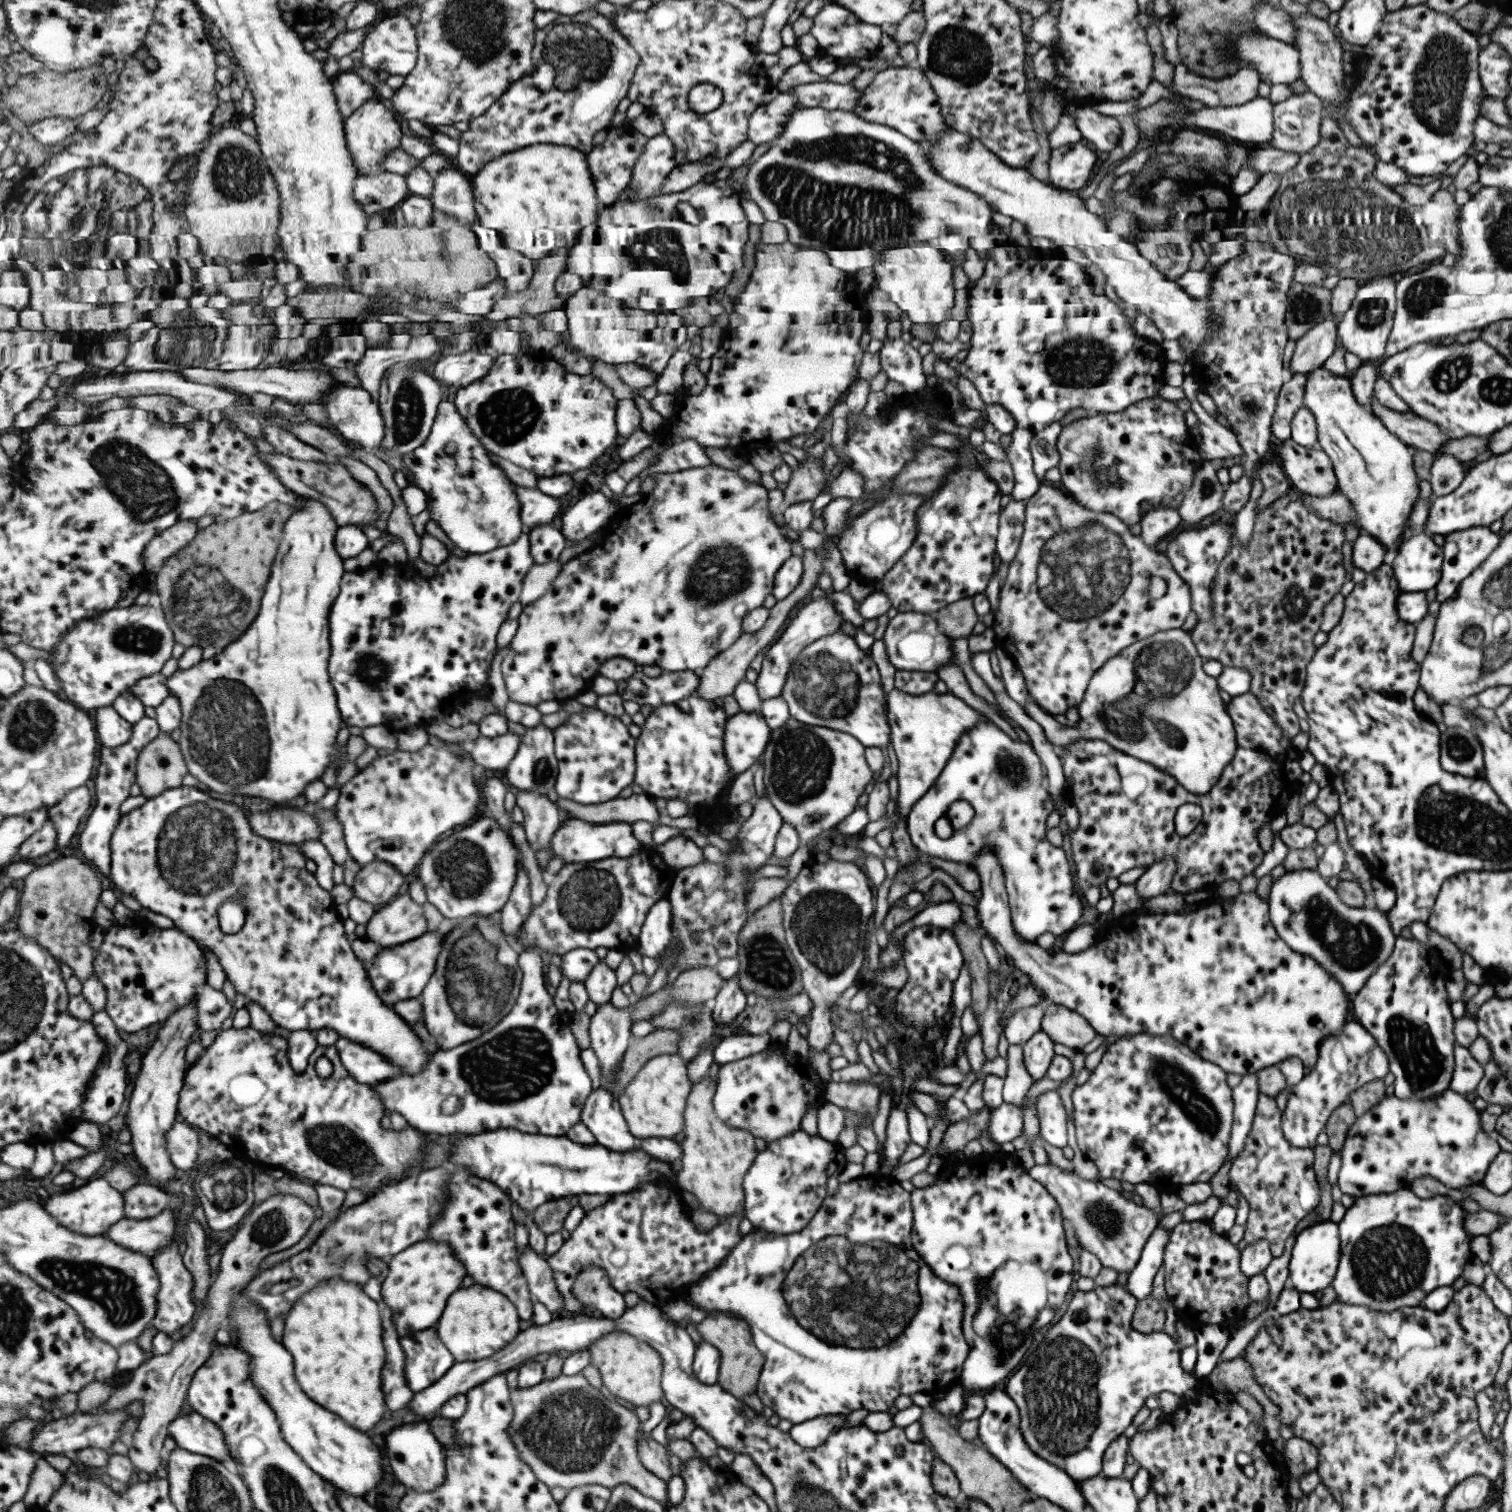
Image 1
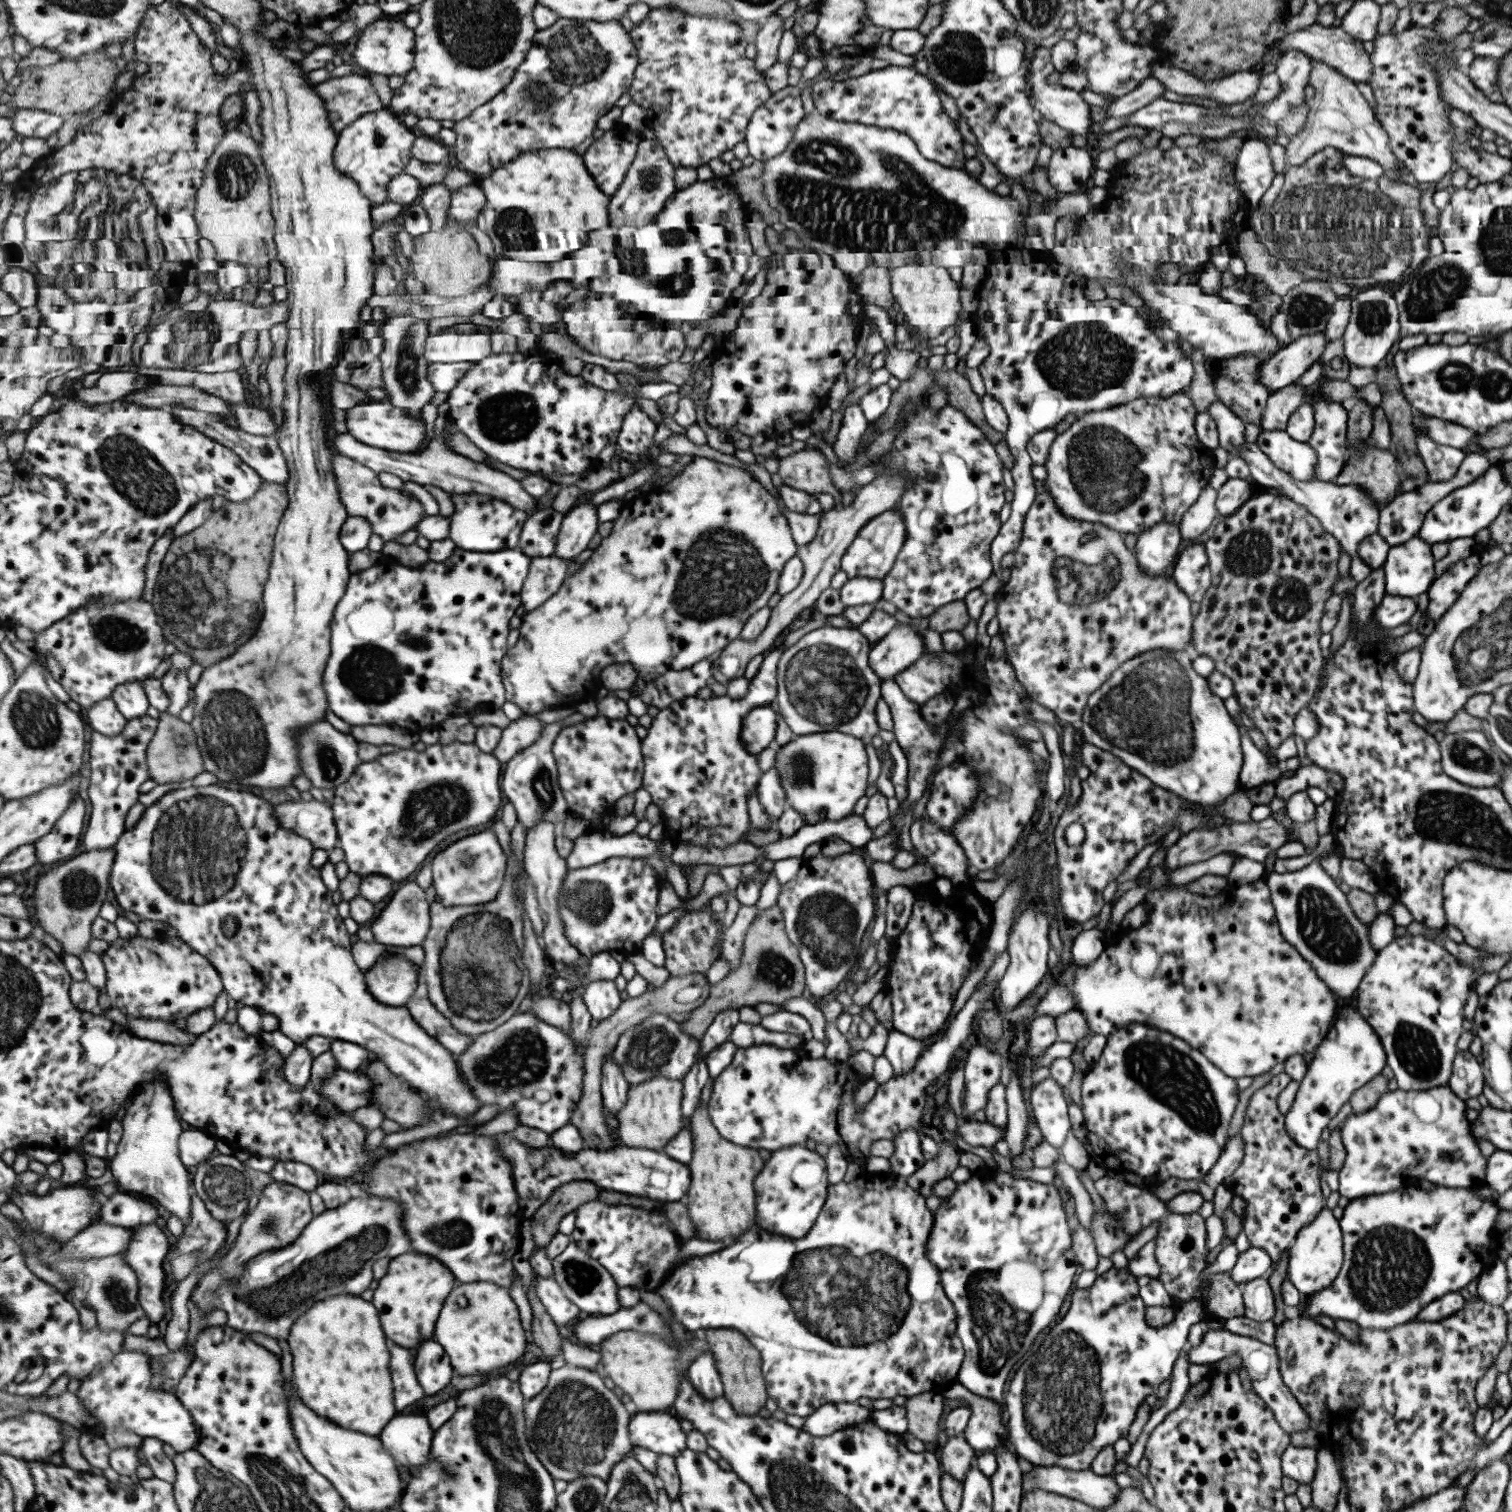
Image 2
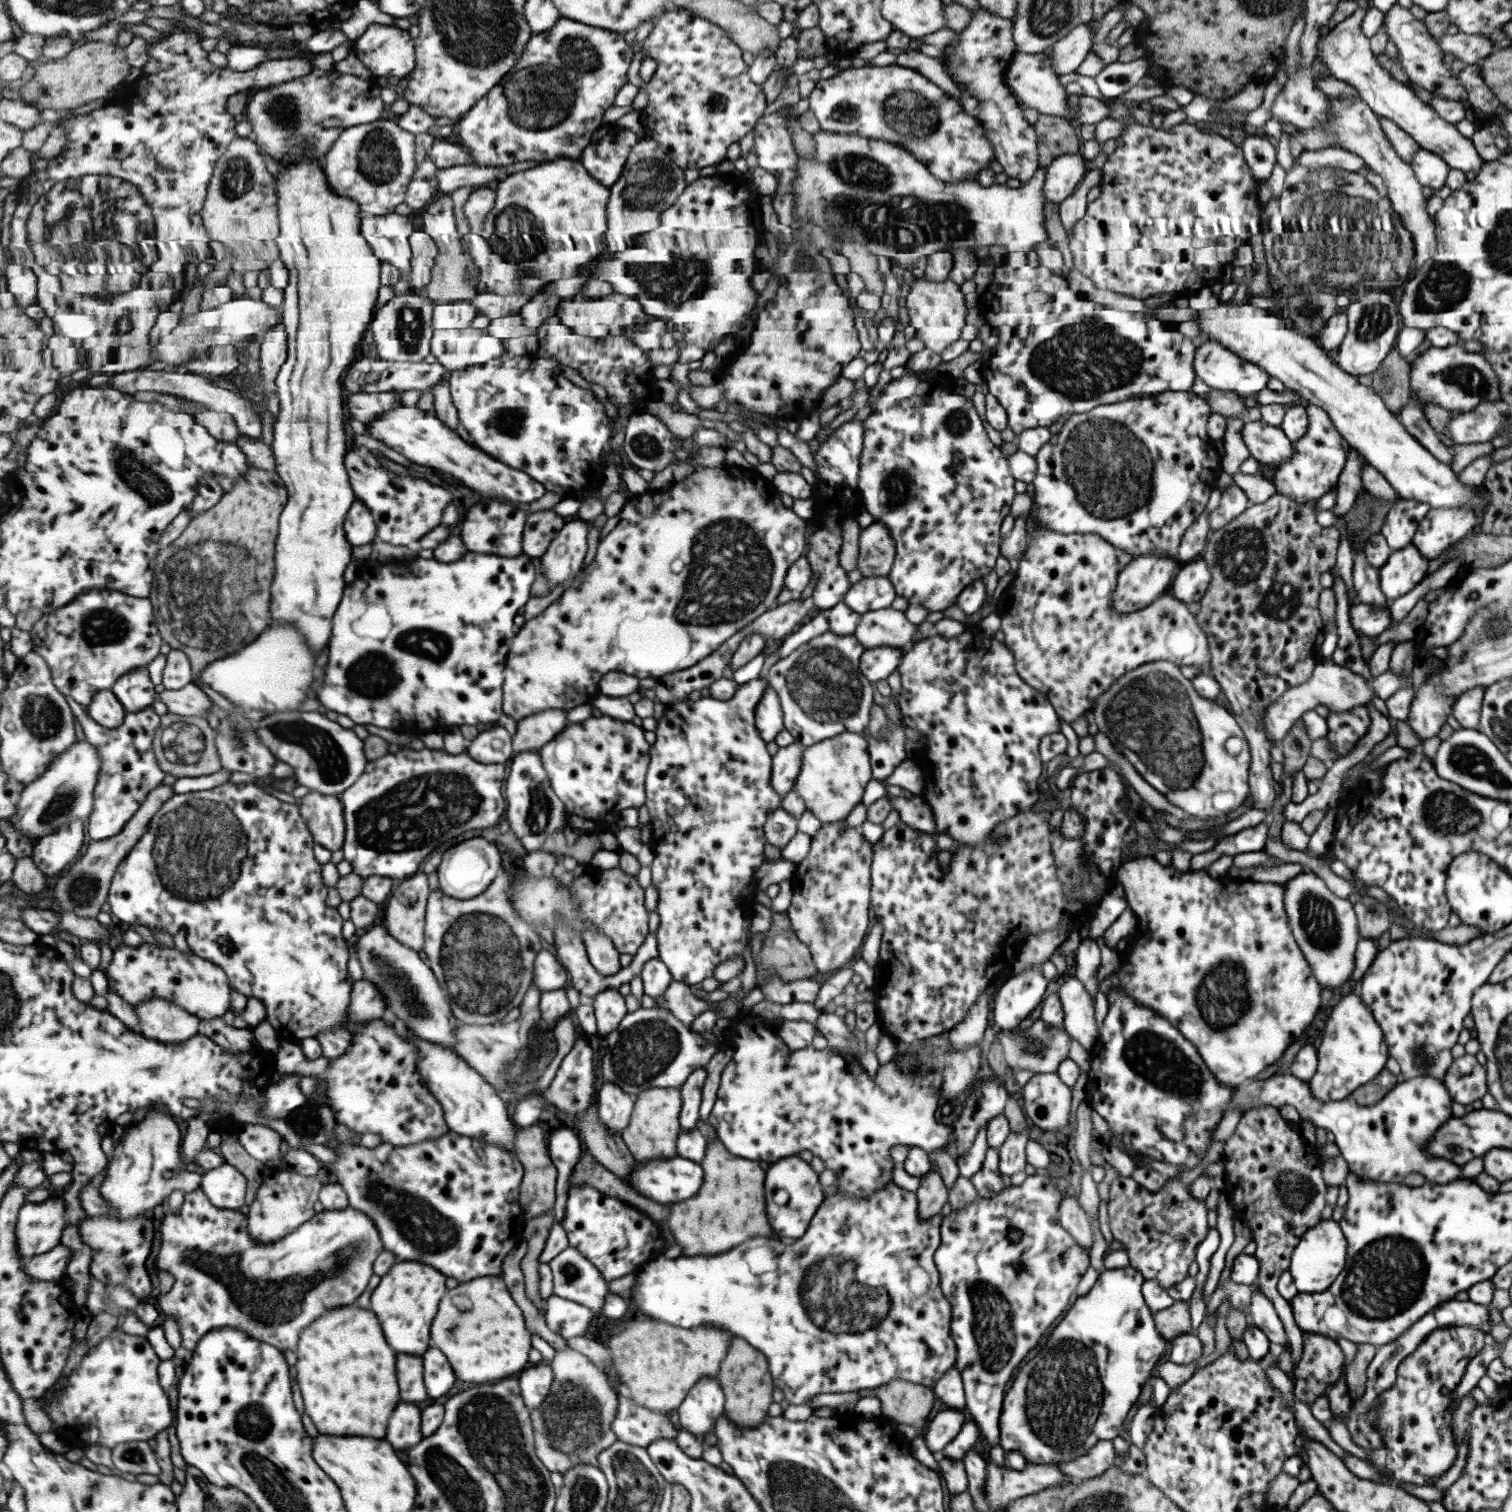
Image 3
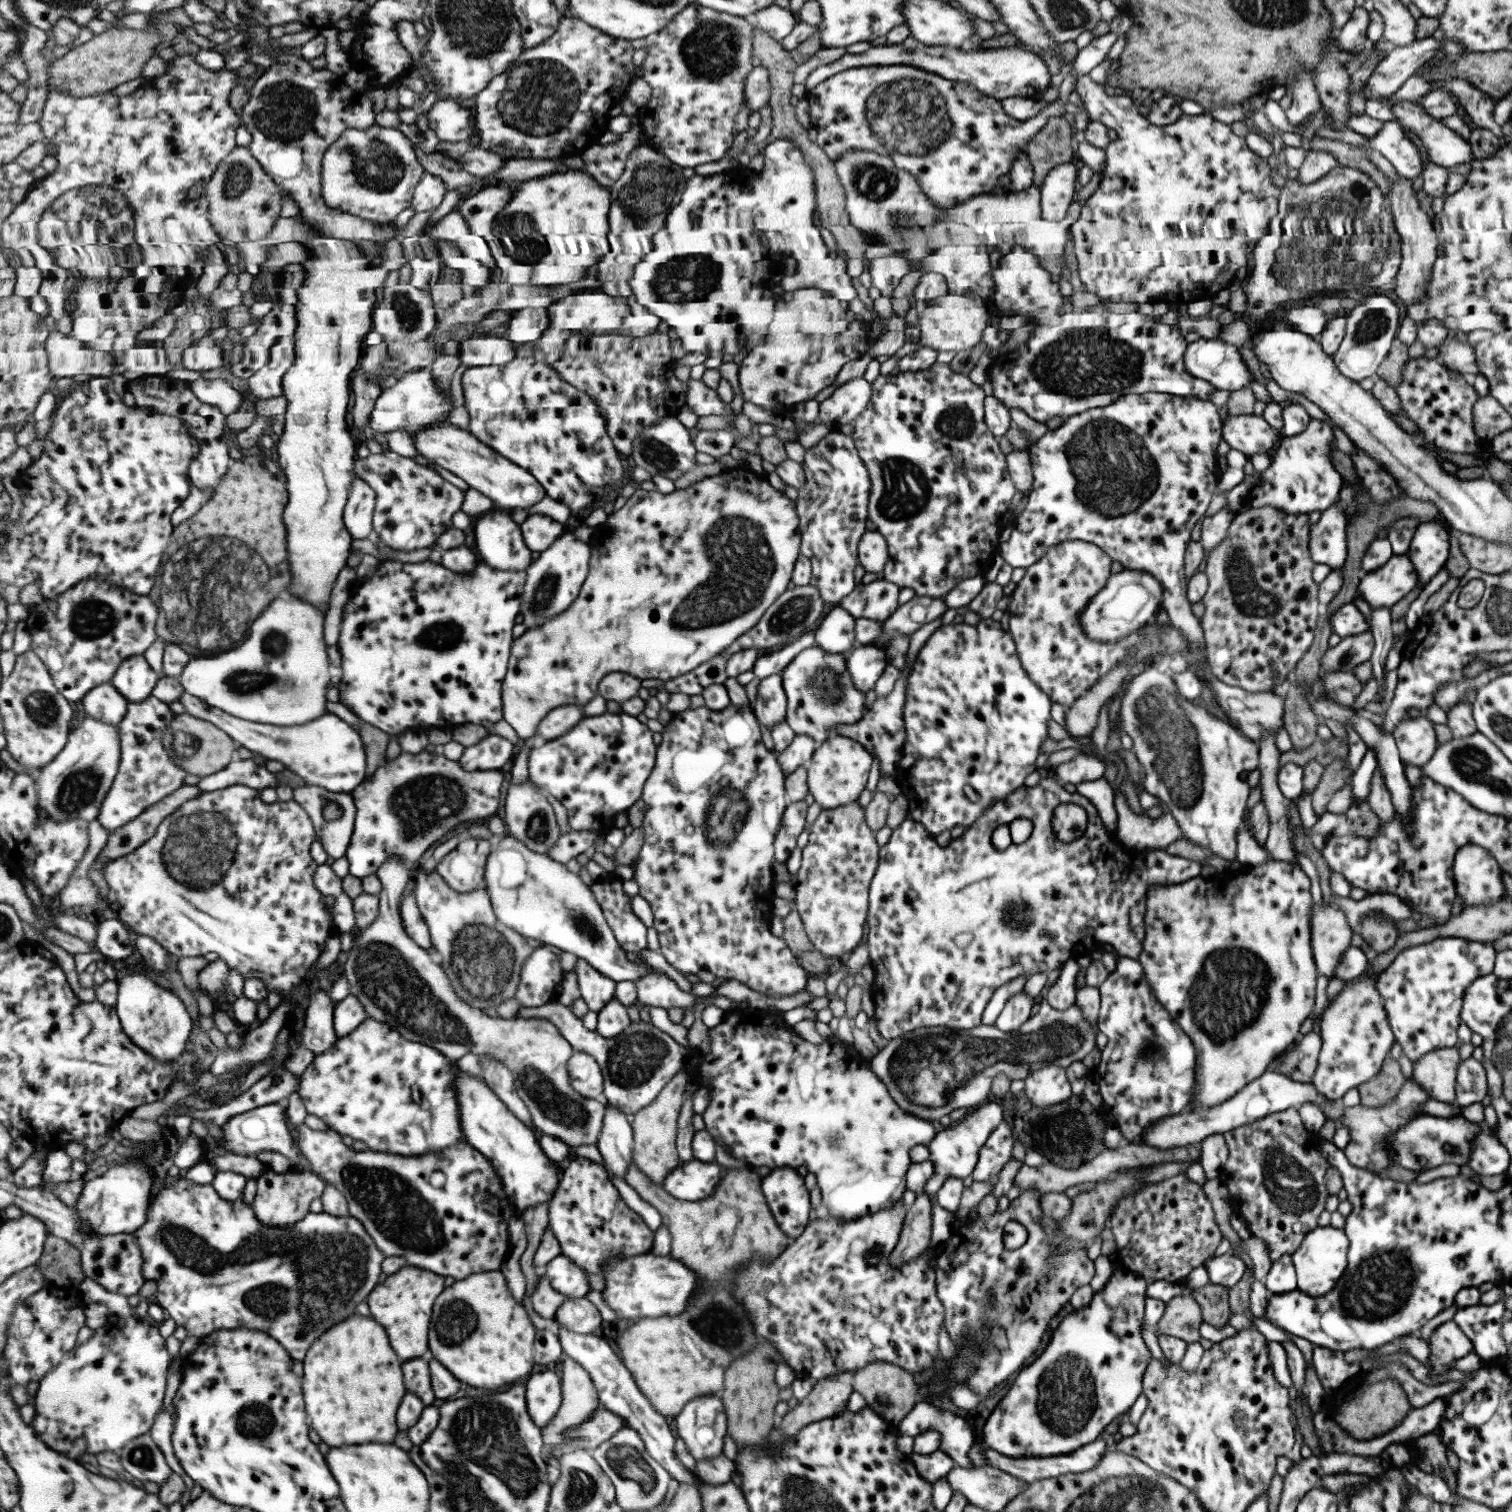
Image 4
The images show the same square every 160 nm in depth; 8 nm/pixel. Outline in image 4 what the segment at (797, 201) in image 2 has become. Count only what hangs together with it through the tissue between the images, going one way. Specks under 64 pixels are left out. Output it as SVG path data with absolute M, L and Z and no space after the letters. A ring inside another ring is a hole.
M847 151L832 163L844 190L844 209L849 224L876 236L879 244L888 246L893 252L905 252L911 246L932 251L949 245L985 245L992 249L1006 242L1021 246L1037 256L1040 264L1049 269L1051 282L1058 284L1059 278L1066 273L1063 244L1067 242L1068 228L1079 217L1081 208L1075 198L1061 220L1041 218L1040 187L1033 183L1025 190L1011 193L976 194L963 202L940 209L923 194L915 177L894 165L889 154Z

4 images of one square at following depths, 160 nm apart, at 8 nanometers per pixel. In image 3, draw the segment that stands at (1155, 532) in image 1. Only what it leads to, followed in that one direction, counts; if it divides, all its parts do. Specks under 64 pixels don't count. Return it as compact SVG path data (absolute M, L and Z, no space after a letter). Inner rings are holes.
M1145 553L1132 557L1132 560L1116 575L1115 588L1111 595L1114 611L1130 613L1147 606L1156 596L1169 589L1169 584L1178 567L1177 559L1161 553Z

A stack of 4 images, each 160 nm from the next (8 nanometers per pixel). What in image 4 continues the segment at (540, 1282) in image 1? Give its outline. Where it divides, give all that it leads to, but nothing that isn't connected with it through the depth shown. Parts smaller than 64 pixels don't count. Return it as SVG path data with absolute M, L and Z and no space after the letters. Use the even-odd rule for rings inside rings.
M587 1297L567 1299L558 1309L555 1321L559 1328L566 1326L579 1334L591 1334L601 1326L604 1318L594 1302Z

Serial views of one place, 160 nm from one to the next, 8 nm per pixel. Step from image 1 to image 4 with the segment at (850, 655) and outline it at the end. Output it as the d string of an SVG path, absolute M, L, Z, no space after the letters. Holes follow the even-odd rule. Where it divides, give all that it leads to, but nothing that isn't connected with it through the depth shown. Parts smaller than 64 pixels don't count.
M815 644L798 652L780 671L786 696L784 720L795 735L825 741L836 724L853 724L861 717L865 693L852 683L846 665L847 654L830 653Z

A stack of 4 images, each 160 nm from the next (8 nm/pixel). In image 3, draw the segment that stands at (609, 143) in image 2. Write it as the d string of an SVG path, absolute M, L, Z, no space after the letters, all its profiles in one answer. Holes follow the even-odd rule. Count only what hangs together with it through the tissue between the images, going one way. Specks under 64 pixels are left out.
M613 125L599 141L583 152L583 164L610 189L621 178L633 147L643 138L627 128Z

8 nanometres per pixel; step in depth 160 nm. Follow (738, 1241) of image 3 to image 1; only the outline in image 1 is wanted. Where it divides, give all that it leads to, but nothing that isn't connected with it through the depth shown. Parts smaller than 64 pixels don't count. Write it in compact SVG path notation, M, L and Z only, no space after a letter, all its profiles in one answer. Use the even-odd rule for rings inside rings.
M705 1073L692 1087L685 1111L682 1167L678 1175L681 1189L692 1193L702 1206L719 1221L739 1215L745 1203L744 1176L763 1148L757 1136L746 1130L739 1130L725 1124L716 1116L712 1096L716 1092L716 1081Z

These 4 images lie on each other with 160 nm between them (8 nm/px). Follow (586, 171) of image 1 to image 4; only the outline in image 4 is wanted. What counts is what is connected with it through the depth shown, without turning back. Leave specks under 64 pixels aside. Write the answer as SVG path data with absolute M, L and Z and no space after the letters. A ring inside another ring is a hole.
M581 170L555 172L543 178L533 178L519 183L512 201L497 215L489 243L492 256L501 271L501 283L517 287L561 288L587 280L589 272L612 250L608 236L612 210L612 192L599 184L589 173Z

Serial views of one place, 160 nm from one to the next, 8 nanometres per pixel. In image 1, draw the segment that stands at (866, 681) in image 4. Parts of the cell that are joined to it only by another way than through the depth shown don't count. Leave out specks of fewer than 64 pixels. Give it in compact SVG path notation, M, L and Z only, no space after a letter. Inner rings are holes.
M918 612L896 613L888 620L882 640L889 662L895 670L927 671L937 674L944 664L952 664L951 639L941 633L933 614Z

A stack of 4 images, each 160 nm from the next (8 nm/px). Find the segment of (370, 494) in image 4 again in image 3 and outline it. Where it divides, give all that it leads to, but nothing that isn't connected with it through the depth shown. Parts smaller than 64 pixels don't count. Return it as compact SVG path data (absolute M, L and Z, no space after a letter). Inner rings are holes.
M358 500L353 503L352 510L348 512L344 527L351 545L357 547L371 544L376 539L376 520L371 509Z

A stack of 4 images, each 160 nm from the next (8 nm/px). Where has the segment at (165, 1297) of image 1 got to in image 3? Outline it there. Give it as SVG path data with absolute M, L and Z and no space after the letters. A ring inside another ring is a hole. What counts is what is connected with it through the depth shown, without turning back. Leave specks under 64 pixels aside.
M157 1215L137 1217L137 1220L111 1220L103 1217L87 1216L81 1221L79 1232L83 1243L93 1250L90 1272L105 1286L125 1286L142 1302L153 1292L153 1280L147 1270L147 1258L151 1256L153 1238L158 1232Z

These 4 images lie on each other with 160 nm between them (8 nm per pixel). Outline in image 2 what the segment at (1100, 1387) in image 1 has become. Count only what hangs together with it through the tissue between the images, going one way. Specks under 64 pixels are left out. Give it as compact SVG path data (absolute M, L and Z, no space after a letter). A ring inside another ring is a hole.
M1112 1266L1097 1275L1089 1288L1076 1289L1071 1294L1065 1316L1051 1328L1037 1352L1033 1352L1015 1371L1007 1392L1002 1396L1009 1448L1034 1466L1058 1466L1075 1471L1089 1469L1101 1448L1125 1438L1136 1408L1171 1375L1175 1360L1187 1344L1189 1328L1203 1318L1208 1291L1209 1285L1201 1282L1193 1299L1174 1304L1174 1317L1169 1324L1151 1328L1144 1319L1145 1306L1138 1296L1137 1278L1127 1267L1117 1269Z

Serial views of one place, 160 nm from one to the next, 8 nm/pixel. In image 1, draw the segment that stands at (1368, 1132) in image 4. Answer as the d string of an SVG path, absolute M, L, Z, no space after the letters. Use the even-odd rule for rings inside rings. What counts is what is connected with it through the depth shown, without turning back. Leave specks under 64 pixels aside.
M1449 1088L1427 1100L1401 1100L1394 1094L1386 1095L1349 1126L1338 1152L1340 1167L1336 1185L1343 1194L1354 1198L1395 1192L1420 1176L1431 1176L1449 1188L1480 1184L1486 1168L1500 1149L1499 1140L1489 1138L1481 1129L1479 1115L1472 1102Z

